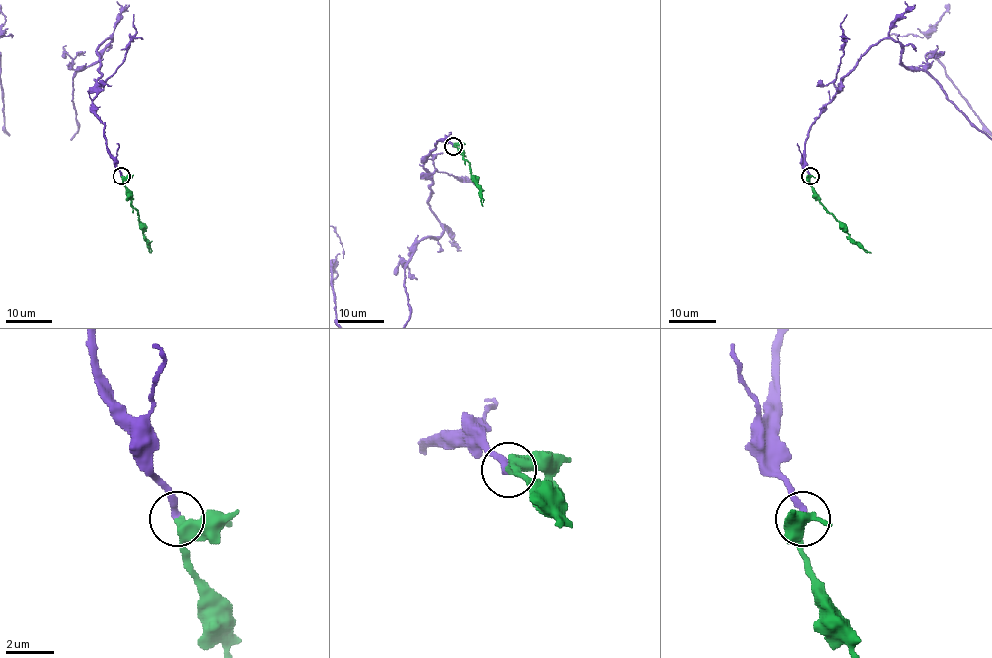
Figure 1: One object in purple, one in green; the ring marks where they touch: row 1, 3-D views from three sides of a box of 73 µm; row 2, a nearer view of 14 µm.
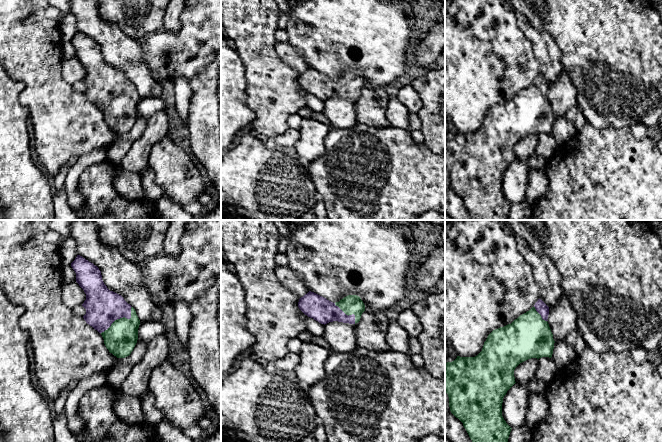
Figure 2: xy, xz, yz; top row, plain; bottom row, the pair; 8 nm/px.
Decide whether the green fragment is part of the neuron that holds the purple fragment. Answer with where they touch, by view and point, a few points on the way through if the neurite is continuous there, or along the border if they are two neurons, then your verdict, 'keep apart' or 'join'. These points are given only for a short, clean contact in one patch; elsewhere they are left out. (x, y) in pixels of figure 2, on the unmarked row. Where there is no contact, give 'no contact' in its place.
xy (121, 93) | across xy (103, 83), (113, 93), (121, 93), (120, 114) | join

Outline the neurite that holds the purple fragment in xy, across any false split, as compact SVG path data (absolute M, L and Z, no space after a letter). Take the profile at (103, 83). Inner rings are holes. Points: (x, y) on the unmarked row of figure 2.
M77 31L71 43L86 70L82 80L86 85L84 96L102 111L110 129L117 134L129 132L137 119L140 101L135 85L107 64L93 39Z

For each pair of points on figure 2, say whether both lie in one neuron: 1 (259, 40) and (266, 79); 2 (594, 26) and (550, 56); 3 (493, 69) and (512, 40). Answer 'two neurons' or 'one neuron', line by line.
1: one neuron
2: two neurons
3: one neuron

